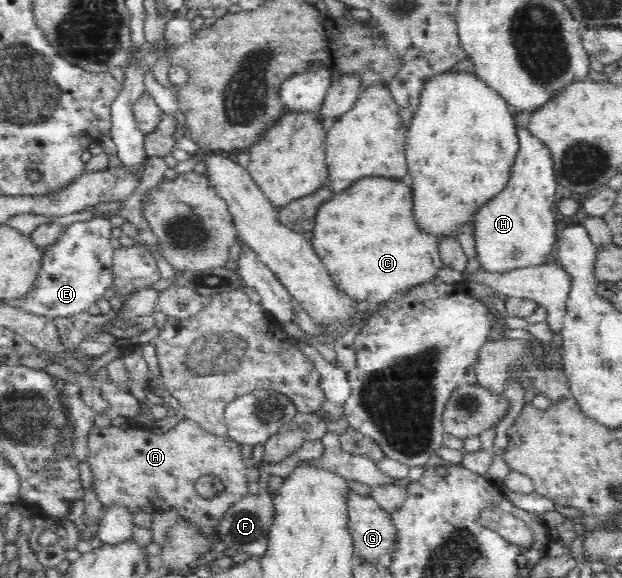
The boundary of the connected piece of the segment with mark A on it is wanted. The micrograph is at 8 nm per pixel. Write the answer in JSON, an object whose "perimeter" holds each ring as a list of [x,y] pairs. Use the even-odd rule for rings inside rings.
{"perimeter":[[[184,419],[176,424],[176,427],[172,429],[172,431],[165,431],[165,433],[160,433],[160,435],[156,434],[153,430],[153,427],[146,428],[128,428],[122,429],[122,427],[114,427],[114,425],[110,425],[110,427],[91,427],[90,433],[88,433],[88,438],[86,439],[86,445],[88,446],[88,454],[86,461],[88,465],[90,465],[90,469],[92,471],[92,487],[94,494],[96,494],[96,499],[100,500],[100,504],[102,504],[102,509],[107,510],[108,508],[118,506],[120,508],[126,509],[126,512],[130,514],[130,516],[138,515],[138,513],[148,513],[148,515],[154,515],[154,513],[162,513],[162,511],[176,511],[180,520],[187,521],[190,528],[194,530],[194,533],[198,534],[198,536],[202,536],[204,538],[216,539],[218,537],[219,525],[220,522],[224,519],[225,513],[232,508],[236,502],[239,502],[244,496],[248,496],[248,478],[247,478],[247,462],[243,461],[243,457],[241,455],[241,445],[232,439],[226,440],[226,438],[220,438],[205,429],[202,429],[200,425],[190,421],[188,419]],[[200,476],[216,476],[217,478],[221,478],[223,482],[223,487],[219,491],[218,497],[206,498],[202,497],[197,492],[196,482]]]}

